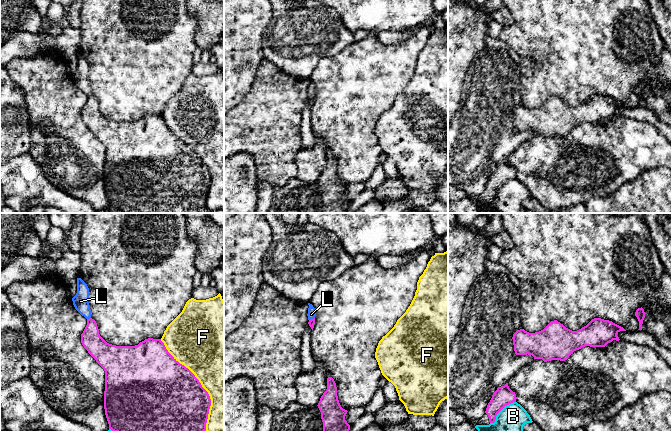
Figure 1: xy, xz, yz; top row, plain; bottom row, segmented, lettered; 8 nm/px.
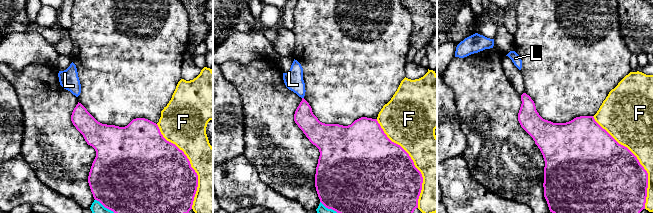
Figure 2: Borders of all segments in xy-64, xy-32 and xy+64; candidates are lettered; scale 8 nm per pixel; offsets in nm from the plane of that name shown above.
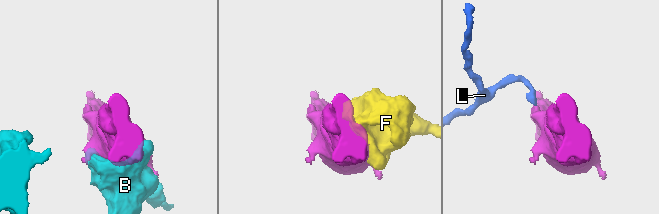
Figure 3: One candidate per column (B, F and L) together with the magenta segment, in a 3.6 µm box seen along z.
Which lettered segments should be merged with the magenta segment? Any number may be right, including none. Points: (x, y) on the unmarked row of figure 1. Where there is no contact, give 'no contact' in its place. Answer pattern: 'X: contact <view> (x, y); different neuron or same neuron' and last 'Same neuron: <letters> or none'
B: contact yz (500, 186); different neuron
F: contact xy (200, 160); different neuron
L: contact xy (89, 94); different neuron
Same neuron: none

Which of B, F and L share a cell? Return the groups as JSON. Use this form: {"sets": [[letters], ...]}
{"sets": [["B"], ["F"], ["L"]]}

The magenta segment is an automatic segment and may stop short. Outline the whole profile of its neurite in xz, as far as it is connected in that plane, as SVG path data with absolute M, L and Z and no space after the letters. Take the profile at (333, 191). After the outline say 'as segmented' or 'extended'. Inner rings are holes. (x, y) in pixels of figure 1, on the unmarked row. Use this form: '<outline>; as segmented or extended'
M332 153L327 154L327 165L318 179L323 198L324 213L344 213L350 206L345 196L347 186L343 185L337 172L337 163Z; as segmented

